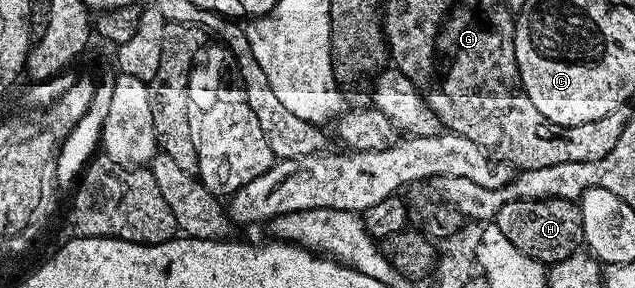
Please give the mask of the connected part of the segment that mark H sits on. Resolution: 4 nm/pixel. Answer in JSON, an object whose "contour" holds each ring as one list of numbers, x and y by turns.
{"contour":[[532,198,503,204,503,208,499,208,495,224,499,228,499,232,503,232,503,236,507,236,507,240,511,240,511,244,515,244,515,248,519,248,519,252,523,252,523,256,531,256,531,260,546,264,561,262,567,256,578,253,585,241,581,207,572,198]]}

